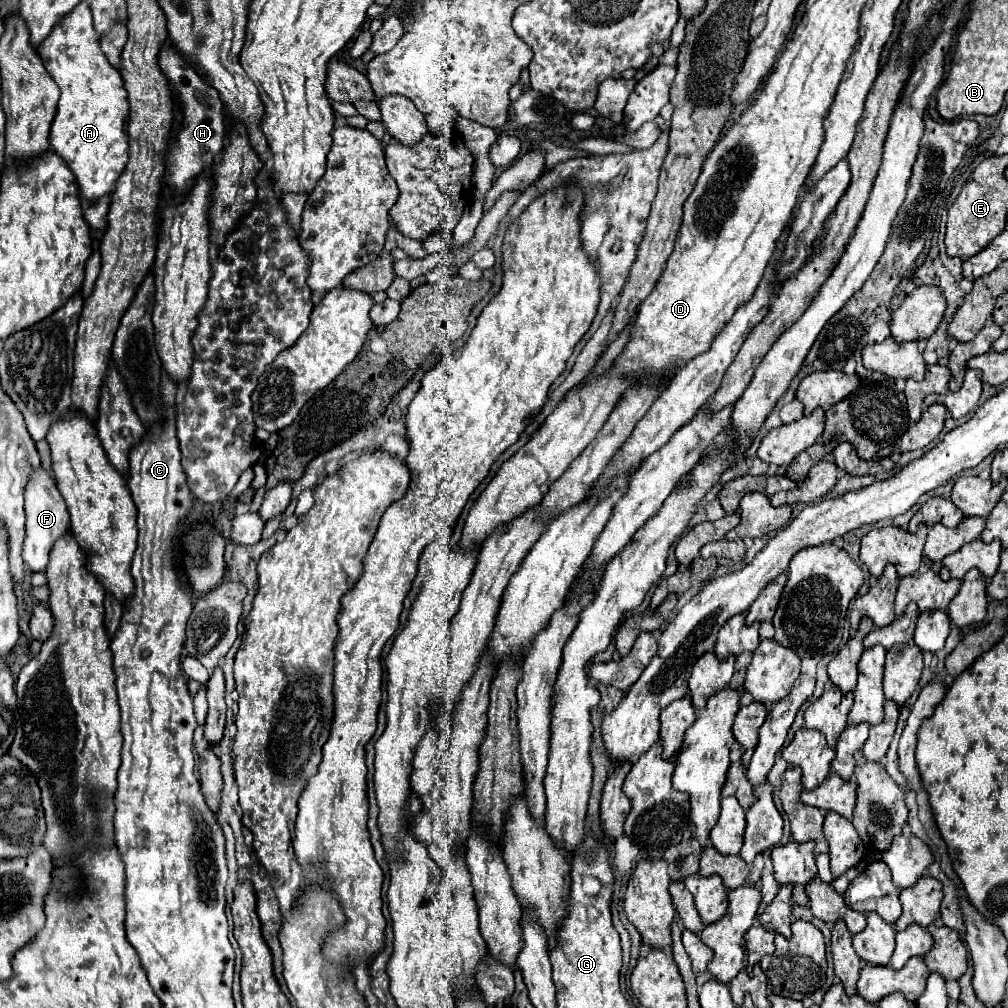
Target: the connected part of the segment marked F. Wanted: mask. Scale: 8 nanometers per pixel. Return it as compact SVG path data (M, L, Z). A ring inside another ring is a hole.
M38 466L30 472L30 478L28 478L28 484L24 490L24 510L26 510L26 536L22 542L22 558L24 558L24 564L32 572L38 572L38 570L46 568L48 554L50 554L54 542L62 534L66 534L70 528L68 508L56 488L56 480L42 466Z

